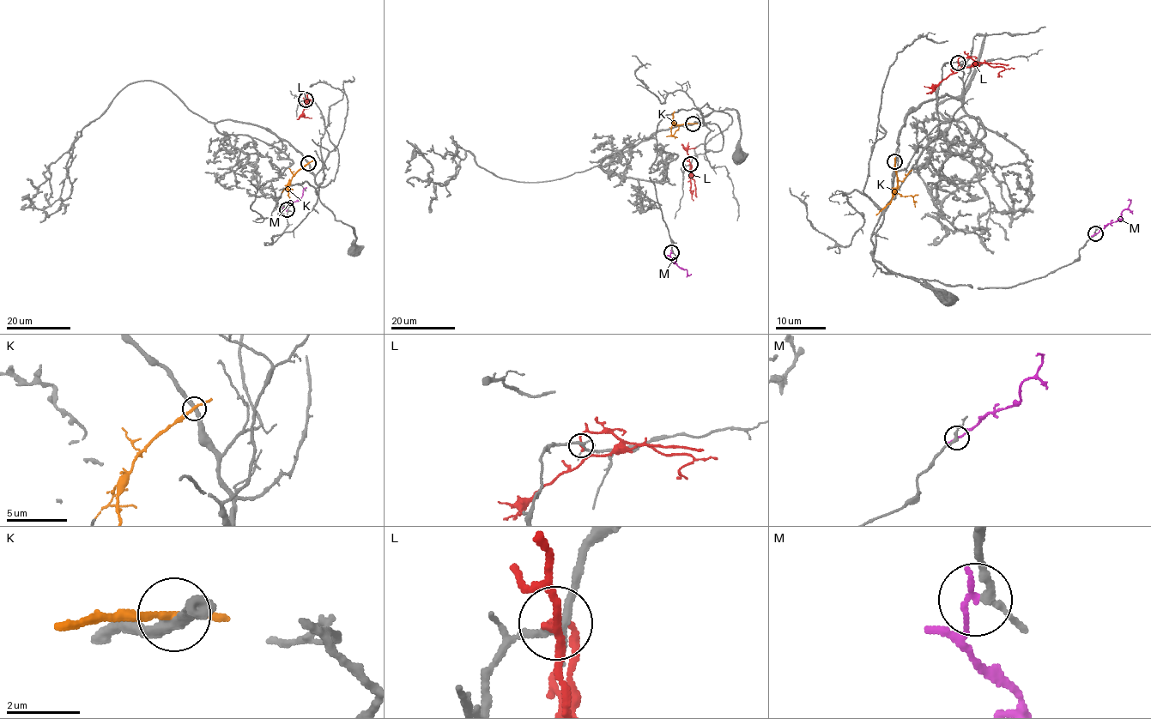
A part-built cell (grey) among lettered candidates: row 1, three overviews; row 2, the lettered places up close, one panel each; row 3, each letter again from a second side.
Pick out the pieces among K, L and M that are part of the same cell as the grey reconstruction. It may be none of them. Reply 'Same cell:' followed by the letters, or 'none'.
Same cell: none

